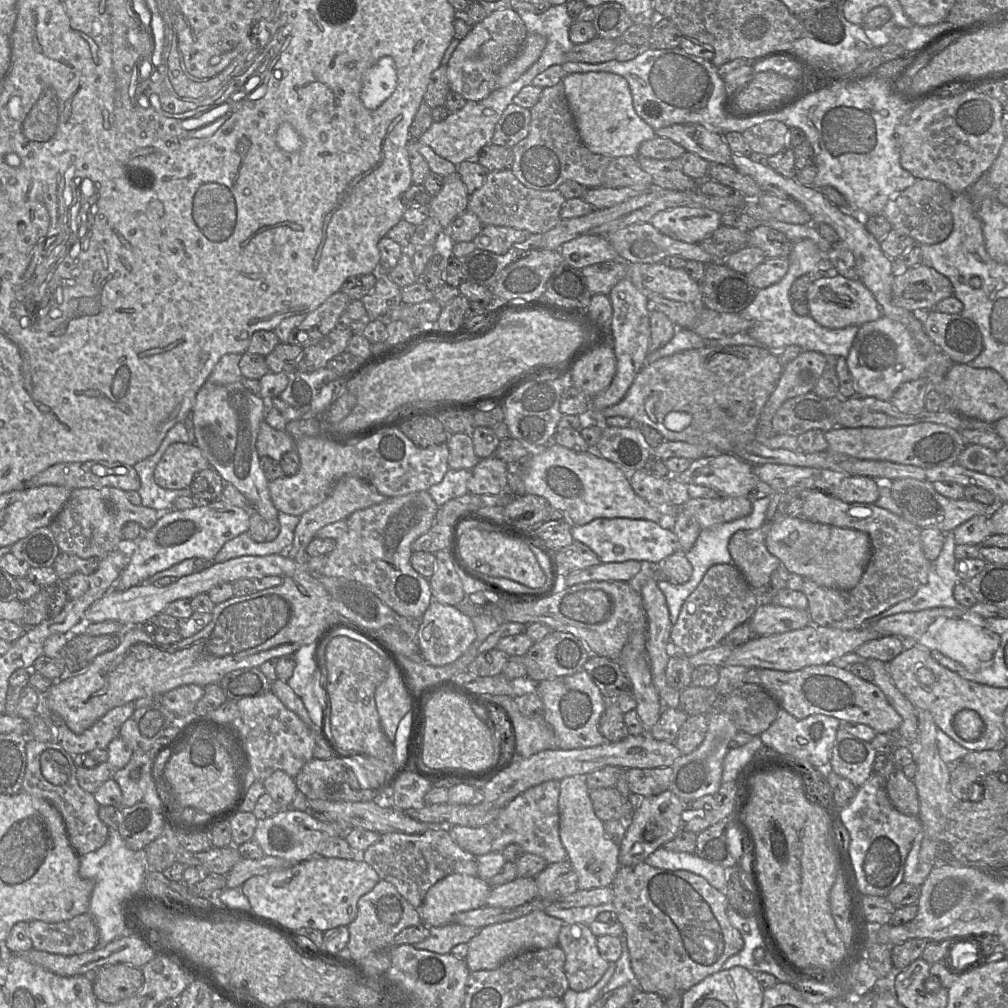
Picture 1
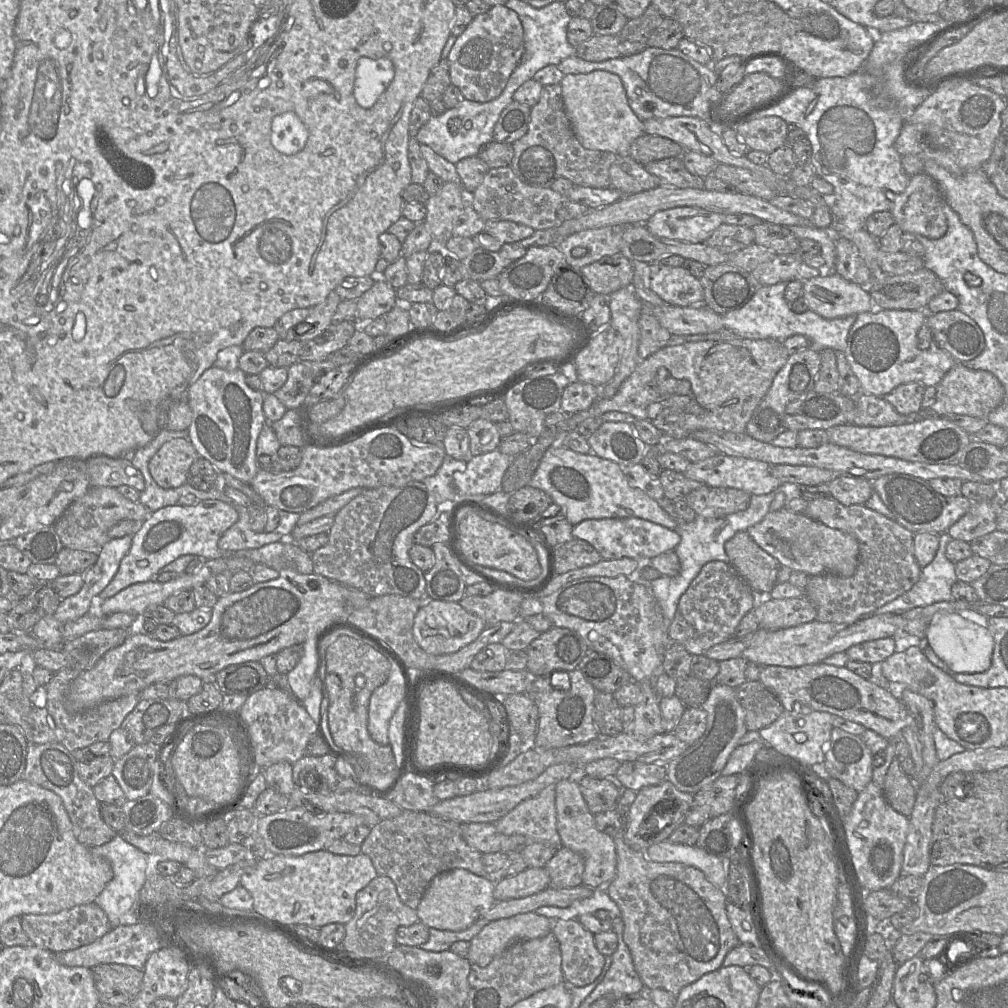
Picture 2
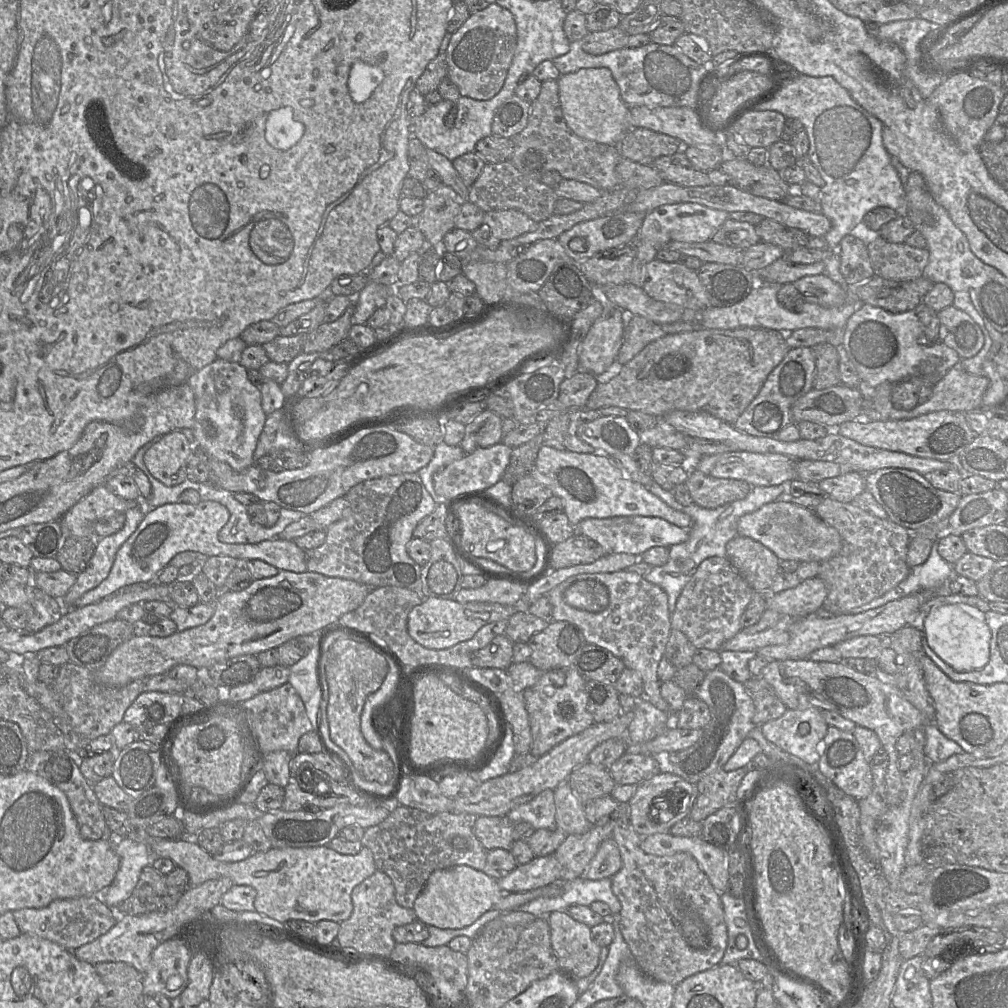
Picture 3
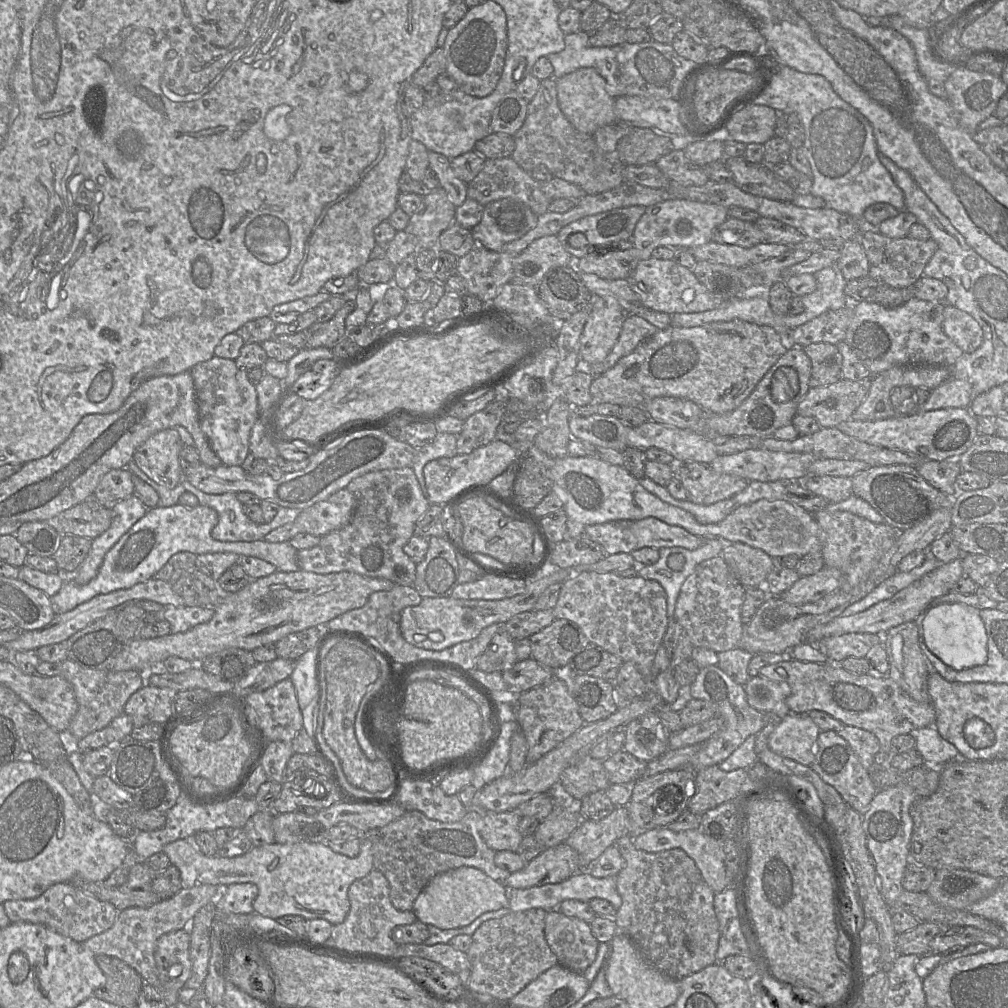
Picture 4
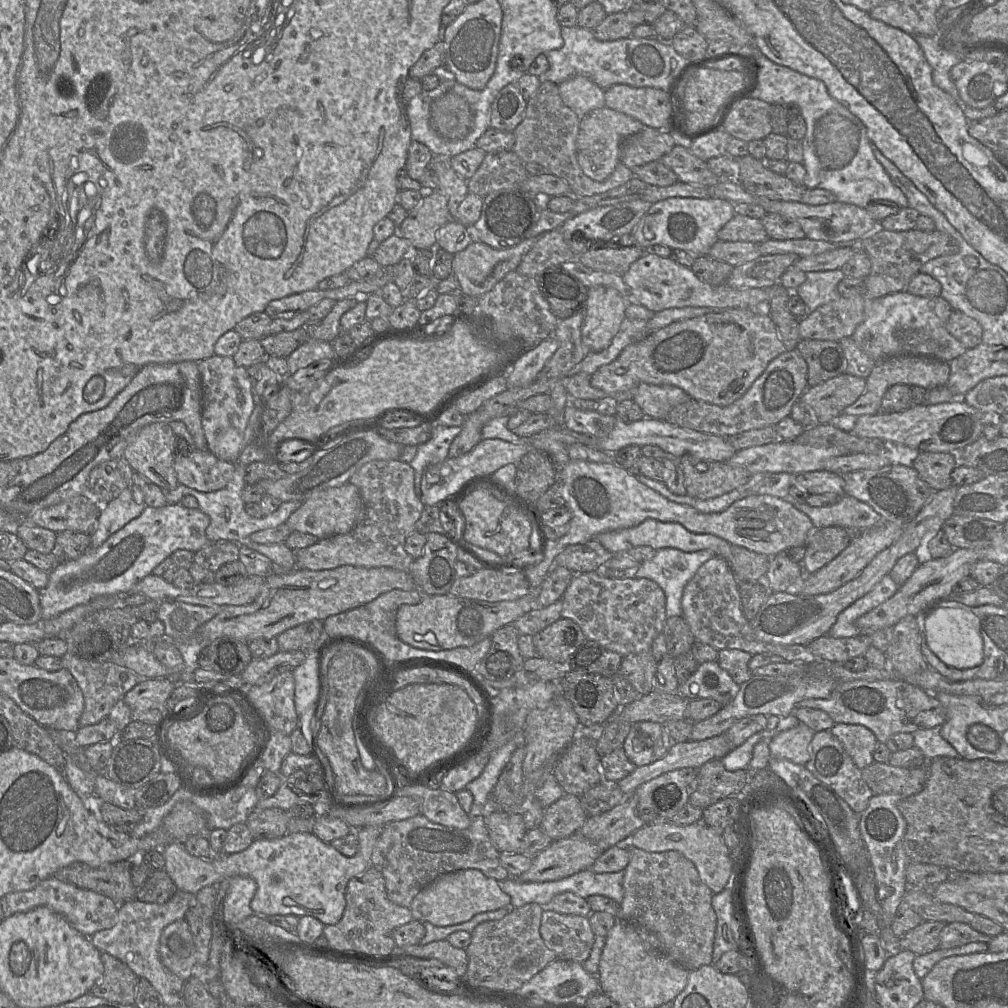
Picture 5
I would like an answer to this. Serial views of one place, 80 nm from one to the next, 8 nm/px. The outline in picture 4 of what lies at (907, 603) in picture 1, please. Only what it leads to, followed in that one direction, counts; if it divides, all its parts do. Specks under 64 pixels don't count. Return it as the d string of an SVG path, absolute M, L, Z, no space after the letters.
M930 547L925 550L925 560L917 568L909 572L896 572L886 579L867 596L852 604L843 612L843 616L855 615L868 608L895 596L900 590L908 587L927 573L936 569L941 563L934 556Z

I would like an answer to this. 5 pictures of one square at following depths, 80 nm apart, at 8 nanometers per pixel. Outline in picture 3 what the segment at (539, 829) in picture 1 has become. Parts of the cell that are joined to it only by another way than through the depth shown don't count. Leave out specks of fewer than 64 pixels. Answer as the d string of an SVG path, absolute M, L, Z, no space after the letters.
M546 789L540 792L529 802L519 805L506 815L514 824L520 822L530 823L536 830L555 830L556 814L554 790Z

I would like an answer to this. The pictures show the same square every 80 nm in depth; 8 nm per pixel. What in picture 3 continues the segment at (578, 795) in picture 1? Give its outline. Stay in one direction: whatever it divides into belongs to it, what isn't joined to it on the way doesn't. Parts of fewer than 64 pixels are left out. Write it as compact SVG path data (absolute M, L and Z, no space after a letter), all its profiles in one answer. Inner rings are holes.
M567 782L554 789L554 802L558 828L567 835L583 834L589 830L591 824L585 816L584 804ZM608 838L600 844L584 876L591 880L611 878L620 870L621 866L620 851L613 838Z

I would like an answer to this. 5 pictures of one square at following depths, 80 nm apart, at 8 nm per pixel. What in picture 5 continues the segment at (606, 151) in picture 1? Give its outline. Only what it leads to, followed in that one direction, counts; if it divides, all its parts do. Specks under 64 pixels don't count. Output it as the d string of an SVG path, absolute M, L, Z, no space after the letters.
M574 76L558 85L561 98L566 106L579 117L606 107L605 90L584 76Z

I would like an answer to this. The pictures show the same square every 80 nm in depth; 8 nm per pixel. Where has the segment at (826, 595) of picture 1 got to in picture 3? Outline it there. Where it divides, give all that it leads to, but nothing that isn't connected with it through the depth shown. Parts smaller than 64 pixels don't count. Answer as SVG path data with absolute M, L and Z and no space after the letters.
M825 496L814 513L835 528L843 541L840 553L820 562L818 577L828 589L819 616L852 614L852 611L881 597L905 580L910 567L906 559L911 532L890 521L880 519L854 503L842 503Z

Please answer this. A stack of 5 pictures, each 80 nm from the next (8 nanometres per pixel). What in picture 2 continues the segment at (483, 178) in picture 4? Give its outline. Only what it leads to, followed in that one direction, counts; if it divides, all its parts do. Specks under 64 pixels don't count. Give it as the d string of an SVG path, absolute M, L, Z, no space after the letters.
M510 166L489 169L481 184L468 195L468 203L484 221L512 221L535 231L555 228L559 224L556 213L565 200L564 196L551 188L524 183Z

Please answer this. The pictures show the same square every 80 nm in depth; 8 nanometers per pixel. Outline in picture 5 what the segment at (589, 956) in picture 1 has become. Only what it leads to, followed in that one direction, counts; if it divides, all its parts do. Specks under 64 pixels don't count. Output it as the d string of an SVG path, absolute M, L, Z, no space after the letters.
M544 910L541 917L540 934L546 946L554 951L557 959L583 963L590 955L595 934L586 916L562 914Z

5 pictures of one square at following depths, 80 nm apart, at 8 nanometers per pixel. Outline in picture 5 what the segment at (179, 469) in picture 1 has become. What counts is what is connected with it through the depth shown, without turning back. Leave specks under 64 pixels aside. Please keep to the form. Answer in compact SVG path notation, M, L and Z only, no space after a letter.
M153 423L143 427L127 446L123 458L134 472L147 478L163 491L179 485L174 469L176 434L169 423Z

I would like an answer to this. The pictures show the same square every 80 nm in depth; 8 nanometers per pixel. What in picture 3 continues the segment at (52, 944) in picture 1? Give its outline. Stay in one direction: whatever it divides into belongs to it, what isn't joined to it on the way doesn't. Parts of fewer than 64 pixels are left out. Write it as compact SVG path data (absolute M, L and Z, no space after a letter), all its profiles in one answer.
M101 896L58 899L44 908L23 908L13 912L22 933L37 936L74 951L107 933L115 924L116 916Z

